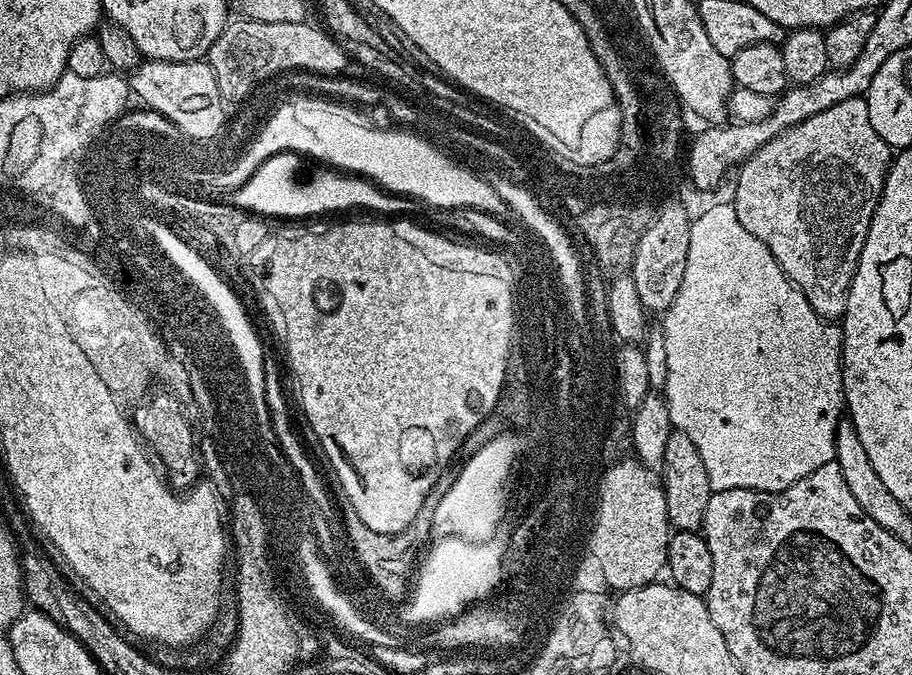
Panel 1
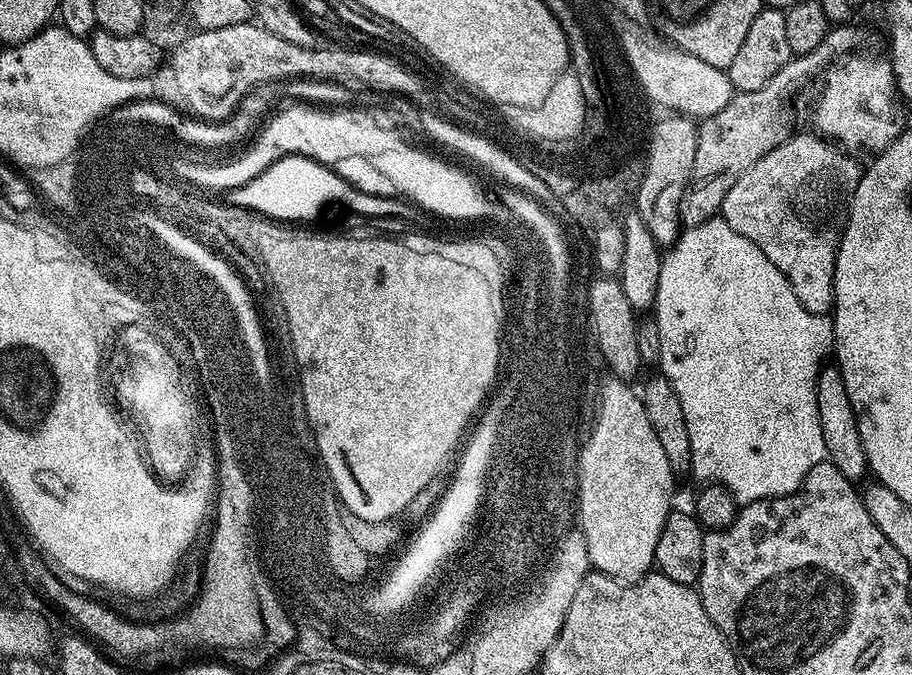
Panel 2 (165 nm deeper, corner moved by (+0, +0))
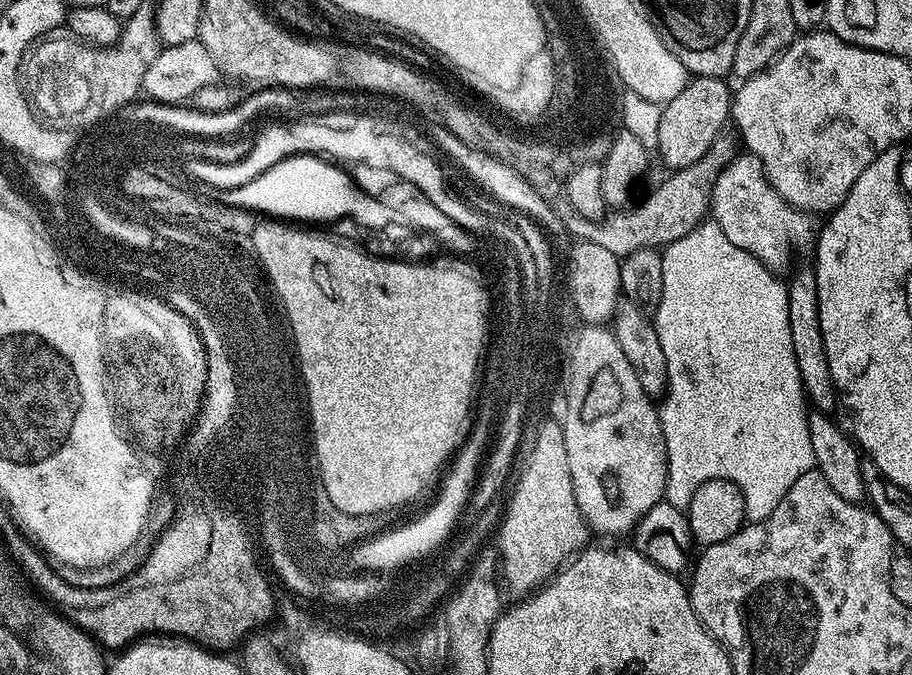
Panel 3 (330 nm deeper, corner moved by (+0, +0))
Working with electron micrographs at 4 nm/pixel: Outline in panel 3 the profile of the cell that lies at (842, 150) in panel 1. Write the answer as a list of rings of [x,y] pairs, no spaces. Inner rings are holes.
[[[740,154],[733,158],[720,171],[716,183],[712,185],[711,219],[734,242],[750,254],[754,254],[774,273],[782,270],[792,260],[795,248],[804,248],[814,240],[814,228],[805,213],[795,209],[775,192],[771,184],[763,179],[752,180],[748,177],[747,155]]]

